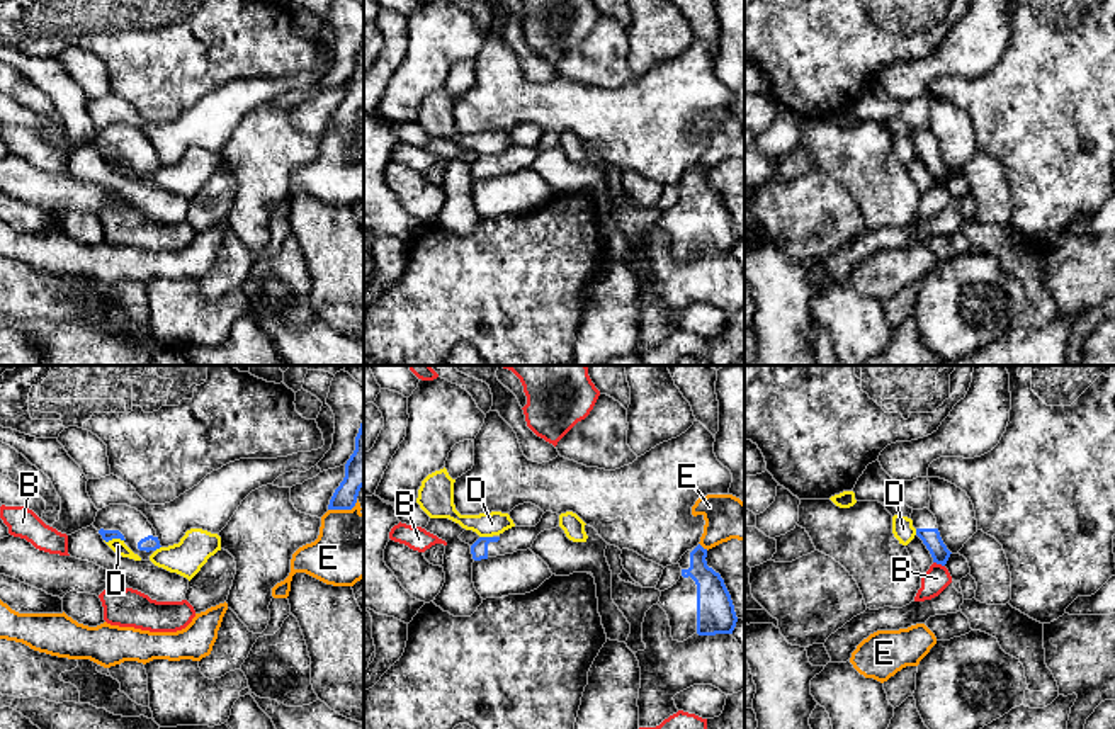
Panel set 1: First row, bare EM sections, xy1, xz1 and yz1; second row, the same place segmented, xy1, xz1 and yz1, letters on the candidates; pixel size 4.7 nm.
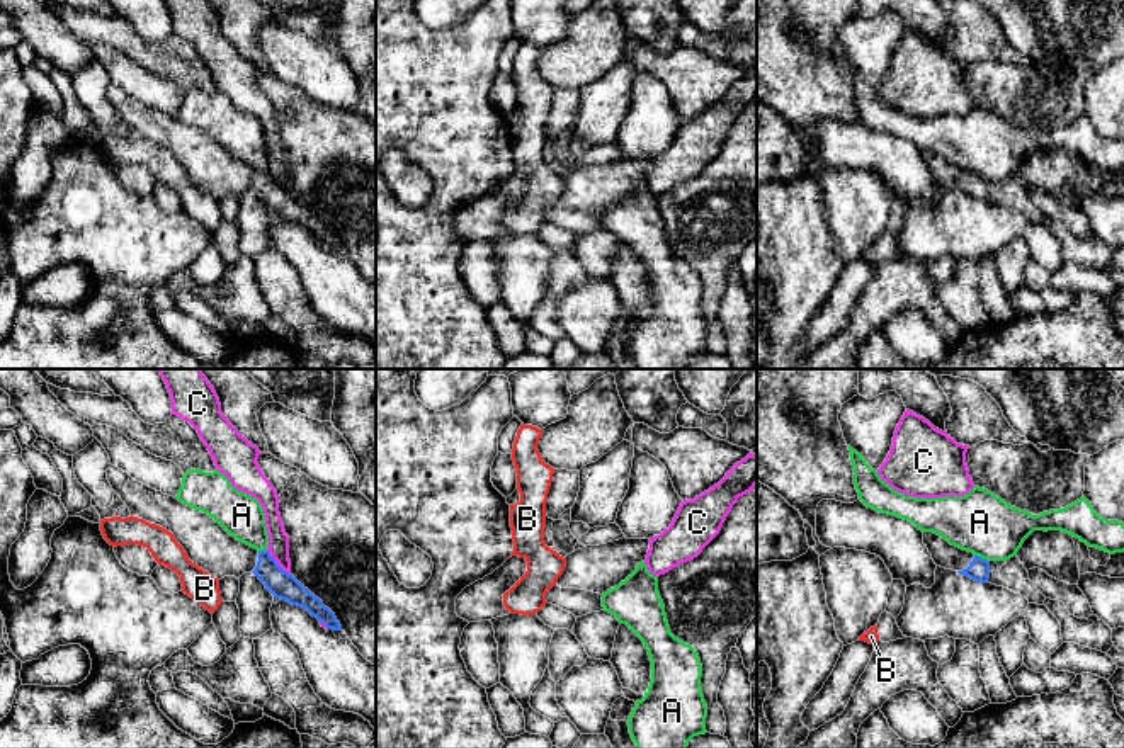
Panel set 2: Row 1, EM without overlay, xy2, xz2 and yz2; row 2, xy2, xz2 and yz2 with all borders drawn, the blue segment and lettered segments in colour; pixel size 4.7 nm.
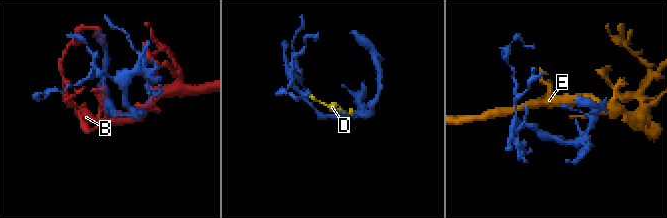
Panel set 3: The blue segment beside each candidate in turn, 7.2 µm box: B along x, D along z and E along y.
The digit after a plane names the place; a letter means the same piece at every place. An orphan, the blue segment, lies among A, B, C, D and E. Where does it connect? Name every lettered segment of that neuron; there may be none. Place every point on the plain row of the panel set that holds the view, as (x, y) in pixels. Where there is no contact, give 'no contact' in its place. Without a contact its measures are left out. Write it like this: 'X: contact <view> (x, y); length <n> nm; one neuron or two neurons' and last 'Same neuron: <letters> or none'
A: contact yz2 (982, 177); length 80 nm; two neurons
B: contact yz1 (939, 182); length 60 nm; two neurons
C: contact xy2 (276, 182); length 170 nm; two neurons
D: contact xy1 (113, 157); length 100 nm; two neurons
E: contact xz1 (702, 167); length 60 nm; two neurons
Same neuron: none

